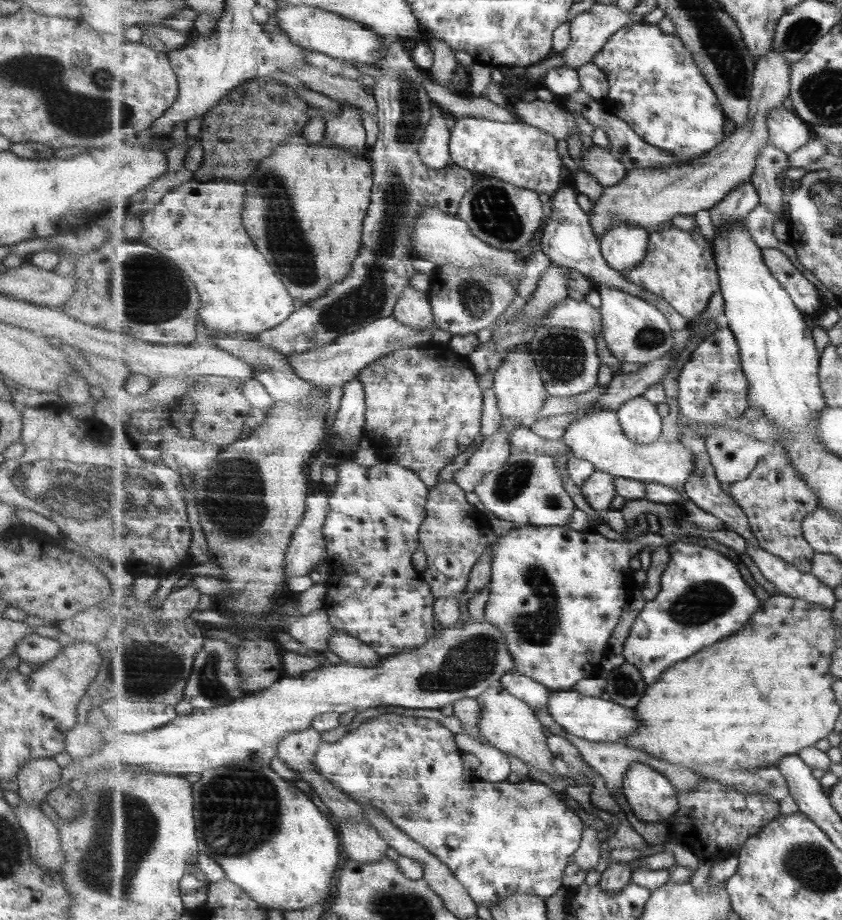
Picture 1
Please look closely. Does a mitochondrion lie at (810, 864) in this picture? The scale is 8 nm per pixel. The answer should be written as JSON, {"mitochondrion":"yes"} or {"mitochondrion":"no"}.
{"mitochondrion":"yes"}

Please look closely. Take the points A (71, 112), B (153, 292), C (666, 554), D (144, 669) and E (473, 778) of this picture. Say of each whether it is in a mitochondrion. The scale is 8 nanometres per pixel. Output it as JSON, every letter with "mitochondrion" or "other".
{"A":"mitochondrion","B":"mitochondrion","C":"other","D":"mitochondrion","E":"other"}

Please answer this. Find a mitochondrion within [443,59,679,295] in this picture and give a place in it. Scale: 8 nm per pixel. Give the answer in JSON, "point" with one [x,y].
{"point":[491,209]}

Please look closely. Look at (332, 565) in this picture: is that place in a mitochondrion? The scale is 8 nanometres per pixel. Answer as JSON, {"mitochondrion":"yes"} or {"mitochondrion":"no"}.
{"mitochondrion":"no"}

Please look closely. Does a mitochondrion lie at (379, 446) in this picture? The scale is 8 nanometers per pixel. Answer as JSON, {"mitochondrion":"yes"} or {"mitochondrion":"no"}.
{"mitochondrion":"no"}

